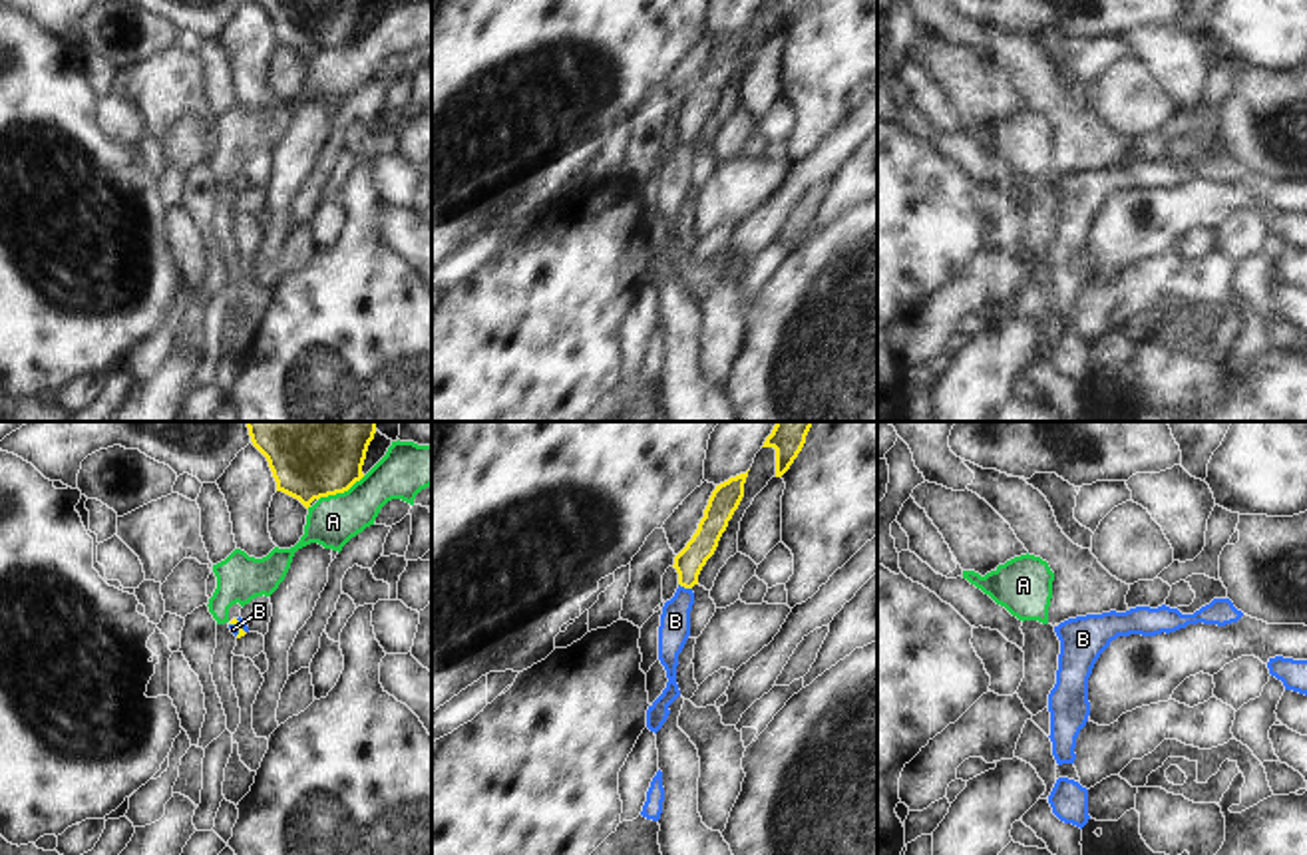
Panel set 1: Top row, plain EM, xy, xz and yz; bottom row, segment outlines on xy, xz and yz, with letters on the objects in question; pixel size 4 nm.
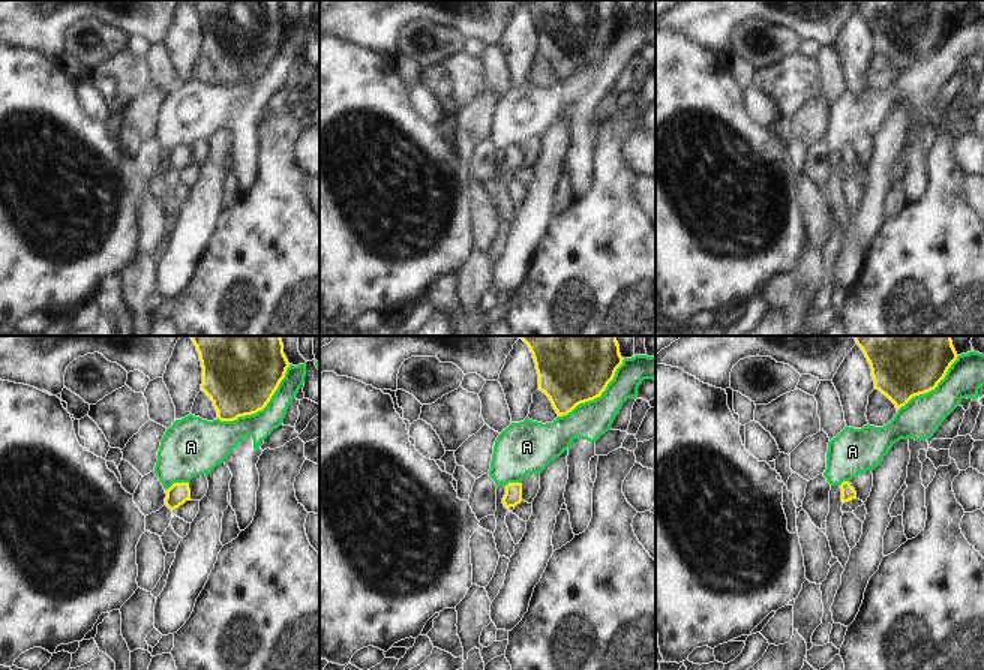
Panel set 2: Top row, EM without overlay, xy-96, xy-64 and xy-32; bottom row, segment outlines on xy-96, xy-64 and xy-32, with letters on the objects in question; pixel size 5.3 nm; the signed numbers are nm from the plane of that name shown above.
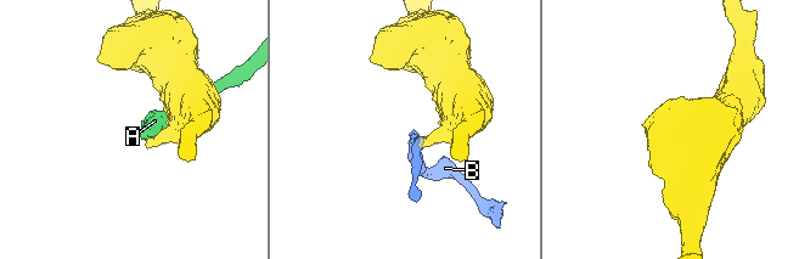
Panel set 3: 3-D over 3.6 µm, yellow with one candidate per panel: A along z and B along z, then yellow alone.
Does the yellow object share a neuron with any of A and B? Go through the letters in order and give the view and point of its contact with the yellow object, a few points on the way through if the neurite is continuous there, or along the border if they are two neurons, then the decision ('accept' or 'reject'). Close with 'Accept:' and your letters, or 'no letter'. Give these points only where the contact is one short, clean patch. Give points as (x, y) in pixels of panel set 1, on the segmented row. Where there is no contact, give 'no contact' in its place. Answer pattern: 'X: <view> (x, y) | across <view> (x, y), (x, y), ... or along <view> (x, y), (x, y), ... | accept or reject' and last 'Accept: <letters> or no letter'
A: xy (341, 492) | reject
B: xz (685, 587) | across xz (689, 563), (685, 587), (675, 621) | accept
Accept: B

